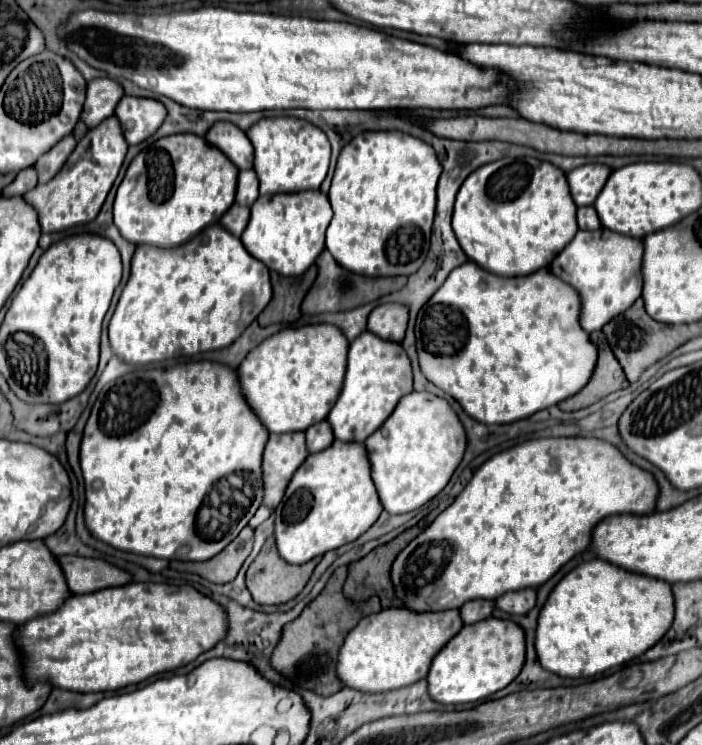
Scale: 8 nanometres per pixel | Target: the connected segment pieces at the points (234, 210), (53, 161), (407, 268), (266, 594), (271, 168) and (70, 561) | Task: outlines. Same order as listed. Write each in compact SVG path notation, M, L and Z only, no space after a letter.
M231 205L229 211L221 217L221 225L231 231L235 237L241 237L241 233L245 231L249 223L249 207L241 207L241 205Z
M73 135L63 137L51 151L47 151L47 155L43 155L37 163L35 163L35 171L39 175L39 183L47 183L51 181L63 167L63 163L67 161L67 157L71 155L71 151L75 149L77 141L73 139Z
M367 131L357 135L341 149L337 169L333 175L329 201L333 207L333 221L327 229L327 251L335 261L359 275L367 277L397 277L413 275L425 261L429 251L431 225L437 203L437 179L441 175L435 151L421 139L401 131Z
M269 537L261 549L261 553L257 555L257 559L251 563L251 567L247 569L247 589L253 597L255 603L259 605L281 605L281 603L287 603L291 601L293 597L297 597L305 583L309 581L315 565L321 561L321 557L317 559L311 559L309 563L305 565L289 565L285 563L279 555L277 555L277 549L275 549L275 539Z
M267 117L255 123L247 137L255 147L255 173L261 183L261 195L299 193L321 187L329 169L331 145L319 127L295 117Z
M75 555L57 557L71 593L93 593L107 587L129 583L129 575L101 559L85 559Z

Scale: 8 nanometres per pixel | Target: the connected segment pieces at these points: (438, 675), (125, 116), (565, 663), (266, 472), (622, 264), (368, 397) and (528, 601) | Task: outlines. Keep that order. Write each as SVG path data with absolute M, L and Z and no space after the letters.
M485 619L475 625L465 625L433 659L431 669L427 673L427 691L429 697L439 705L465 705L487 699L489 695L507 687L521 671L525 661L525 633L513 621L503 619Z
M123 97L115 109L115 115L123 127L123 135L129 145L139 145L151 137L163 123L167 111L157 99Z
M599 559L569 571L543 605L535 631L539 665L559 677L595 677L651 649L673 623L673 595L667 583L619 571Z
M283 433L269 435L263 451L263 505L275 509L287 489L287 481L293 477L297 467L307 459L305 433Z
M605 227L597 231L577 231L577 235L571 239L571 243L553 259L551 273L571 285L579 297L581 297L581 327L587 333L599 331L607 321L611 321L615 315L631 307L635 299L641 297L641 257L643 257L643 241L627 235L619 235L615 231L607 231Z
M365 331L349 345L347 357L347 373L343 379L343 389L339 393L337 403L327 415L327 421L333 429L335 439L339 441L357 441L363 443L375 429L383 425L383 421L393 413L399 399L411 393L413 375L411 363L399 343L389 343L379 339L377 335Z
M523 589L503 595L495 599L495 607L509 615L525 615L535 607L535 589Z

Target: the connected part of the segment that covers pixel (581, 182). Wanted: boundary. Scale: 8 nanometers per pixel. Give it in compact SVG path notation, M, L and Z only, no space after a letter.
M599 163L581 165L581 167L573 169L571 173L567 173L571 195L573 195L573 201L577 203L577 207L595 203L609 173L611 173L611 169L607 165L599 165Z

